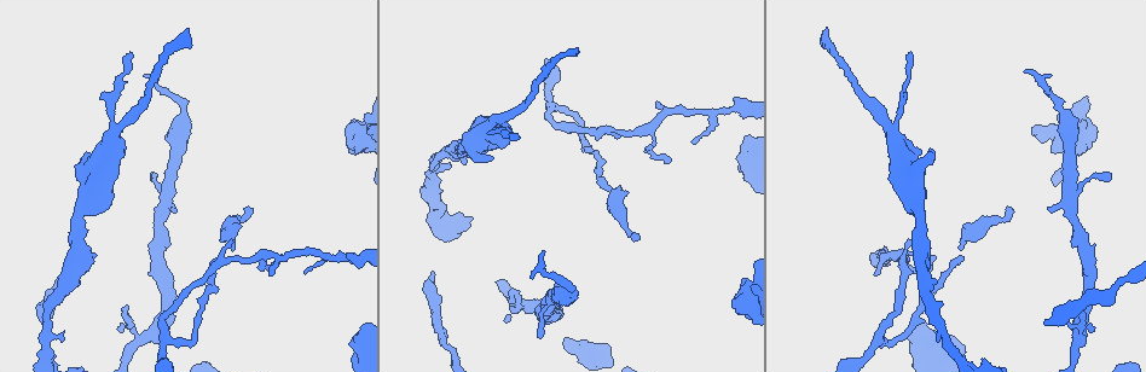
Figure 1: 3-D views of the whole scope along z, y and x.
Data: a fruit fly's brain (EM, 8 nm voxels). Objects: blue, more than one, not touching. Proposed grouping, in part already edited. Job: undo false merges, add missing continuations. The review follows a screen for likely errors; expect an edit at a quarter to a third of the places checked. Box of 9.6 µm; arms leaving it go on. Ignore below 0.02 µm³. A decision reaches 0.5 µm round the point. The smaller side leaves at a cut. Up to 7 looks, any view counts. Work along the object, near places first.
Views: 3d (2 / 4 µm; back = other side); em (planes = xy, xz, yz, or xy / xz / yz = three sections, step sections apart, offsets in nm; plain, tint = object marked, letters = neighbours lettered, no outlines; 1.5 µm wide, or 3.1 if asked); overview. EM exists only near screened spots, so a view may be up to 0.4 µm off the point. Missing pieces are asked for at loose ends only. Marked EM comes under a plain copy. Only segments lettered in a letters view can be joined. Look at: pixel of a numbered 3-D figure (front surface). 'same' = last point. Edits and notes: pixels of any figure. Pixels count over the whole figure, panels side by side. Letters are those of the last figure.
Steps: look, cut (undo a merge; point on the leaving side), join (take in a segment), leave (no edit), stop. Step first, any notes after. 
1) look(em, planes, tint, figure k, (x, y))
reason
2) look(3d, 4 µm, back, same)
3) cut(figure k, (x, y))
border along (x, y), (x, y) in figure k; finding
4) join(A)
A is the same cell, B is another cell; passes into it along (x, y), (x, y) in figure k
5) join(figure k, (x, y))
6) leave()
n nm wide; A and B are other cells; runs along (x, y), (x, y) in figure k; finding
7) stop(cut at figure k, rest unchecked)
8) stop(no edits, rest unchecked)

look(em, yz, step 4, tint, figure 1, (1120, 284))
thin neck

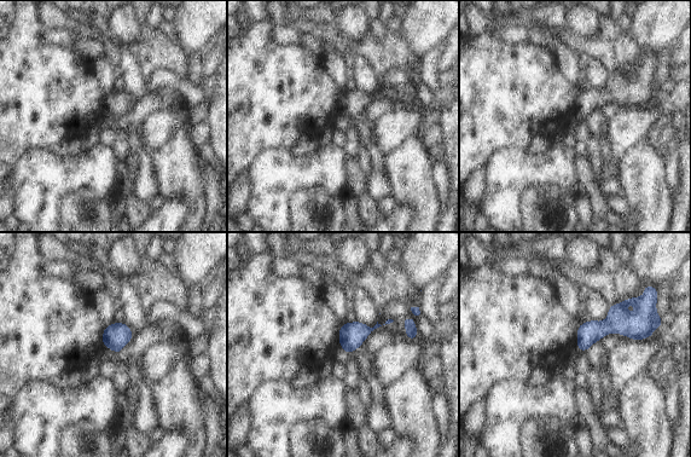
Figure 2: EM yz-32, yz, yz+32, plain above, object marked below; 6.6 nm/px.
look(em, xz, step 4, tint, same)

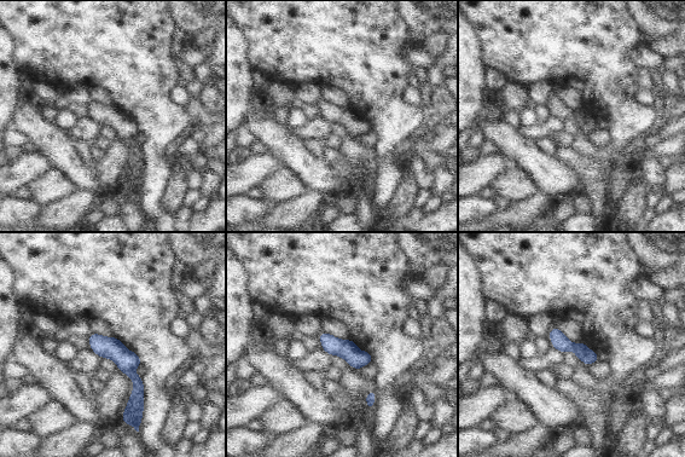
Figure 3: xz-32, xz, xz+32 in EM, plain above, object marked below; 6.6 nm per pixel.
look(em, xz, step 4, letters, same)
what lies round it

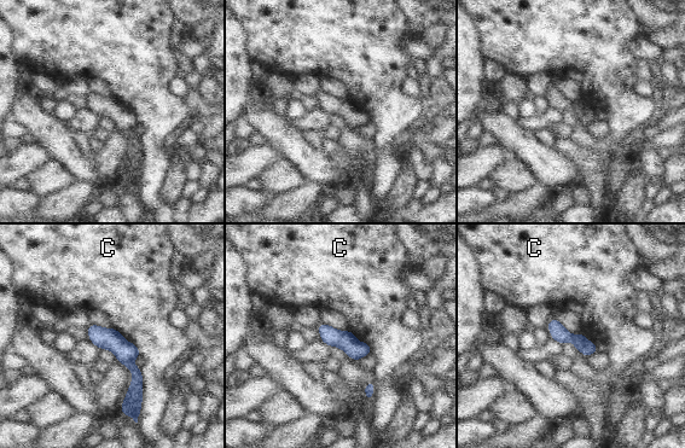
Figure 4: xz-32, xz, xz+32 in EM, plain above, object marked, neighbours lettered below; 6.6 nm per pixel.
leave()
110 nm wide; C is another cell; border along (141, 368), (141, 409), (137, 417) in figure 4; all the same cell

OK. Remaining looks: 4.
look(3d, 4 µm, figure 1, (499, 120))
thin arm on a thick one

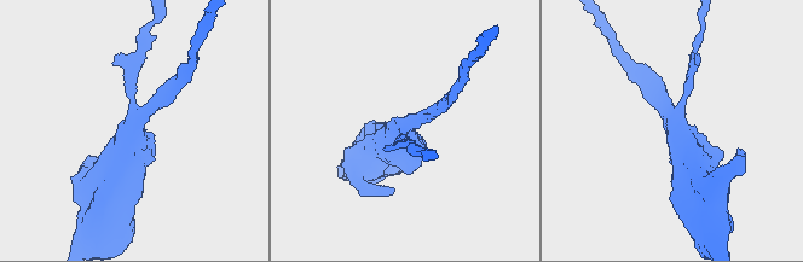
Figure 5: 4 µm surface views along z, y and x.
look(em, yz, step 8, tint, figure 5, (672, 122))
3 arms

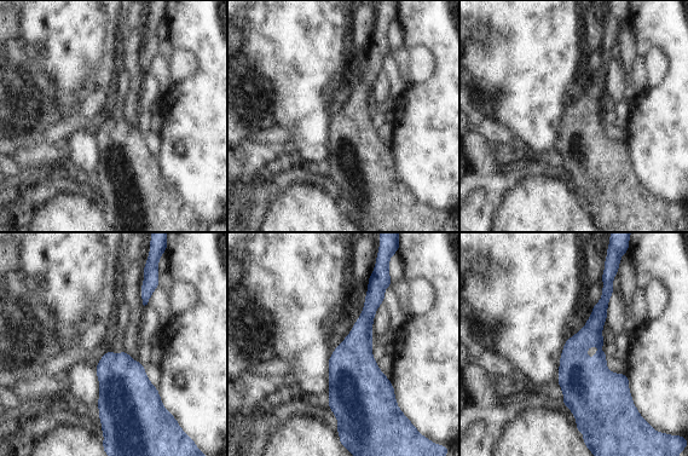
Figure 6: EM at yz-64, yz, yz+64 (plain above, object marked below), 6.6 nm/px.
look(em, planes, letters, same)
another direction

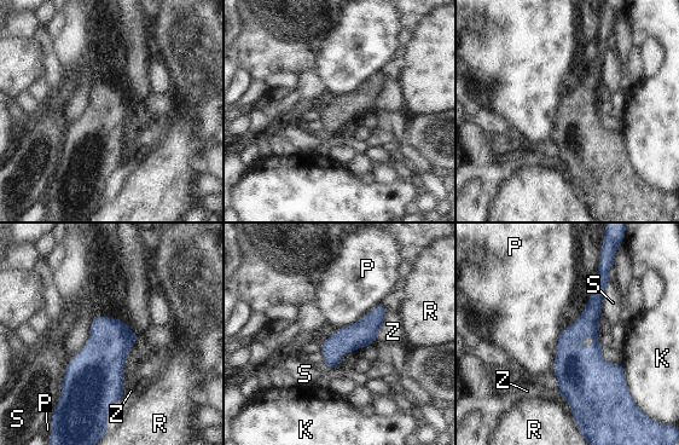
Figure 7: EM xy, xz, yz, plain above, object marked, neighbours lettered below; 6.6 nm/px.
leave()
S touches over 360 nm; K, P, R, S and Z are other cells; one cell here

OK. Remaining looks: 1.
look(em, yz, step 4, letters, figure 1, (611, 189))
branch stops here

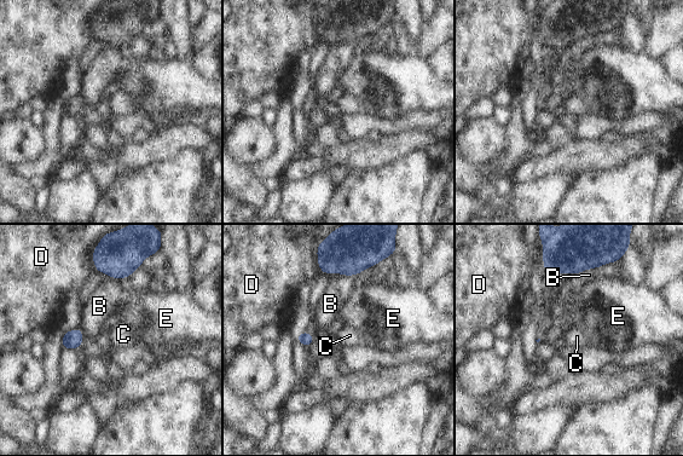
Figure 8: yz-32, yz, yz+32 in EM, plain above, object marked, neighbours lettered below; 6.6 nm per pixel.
leave()
B, C, D and E are other cells; border along (113, 277), (120, 280) in figure 8; none of them fits

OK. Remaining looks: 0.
stop(no edits, rest unchecked)

